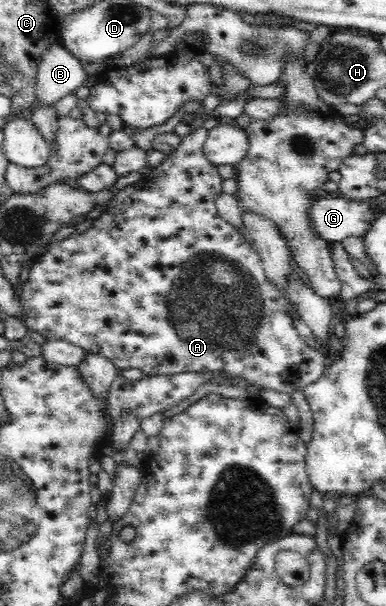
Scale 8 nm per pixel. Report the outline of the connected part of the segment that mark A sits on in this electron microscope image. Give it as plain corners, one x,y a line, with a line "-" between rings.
205,127
193,130
182,139
182,144
170,158
166,157
162,163
154,167
140,180
128,184
120,189
115,197
105,204
101,215
92,221
92,227
82,234
74,233
53,245
41,256
41,259
33,265
29,272
28,281
22,287
22,295
19,296
21,307
25,312
25,322
28,332
37,332
46,337
48,341
60,340
78,346
92,354
108,358
116,369
138,369
144,377
156,375
175,375
181,372
208,372
216,371
220,374
232,376
242,375
244,380
250,380
254,384
272,388
278,392
292,394
295,390
303,389
308,384
316,382
324,370
326,364
322,356
312,352
304,346
293,322
288,317
288,301
284,293
278,293
278,289
268,285
264,276
262,265
255,248
250,241
242,235
238,227
226,222
215,207
214,196
222,191
222,177
218,176
216,165
210,163
210,174
202,176
206,170
208,159
203,151
204,142
208,136

